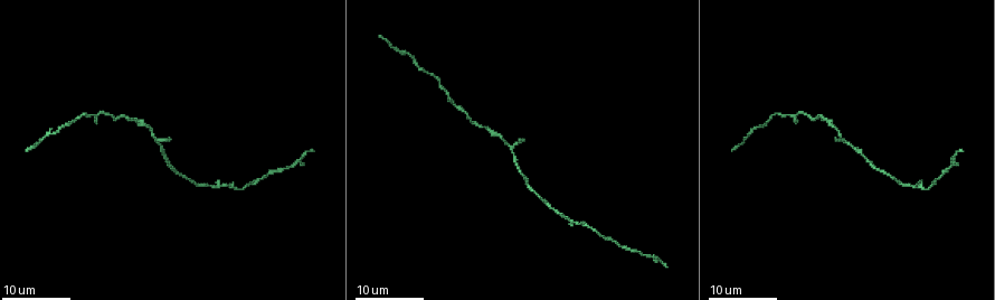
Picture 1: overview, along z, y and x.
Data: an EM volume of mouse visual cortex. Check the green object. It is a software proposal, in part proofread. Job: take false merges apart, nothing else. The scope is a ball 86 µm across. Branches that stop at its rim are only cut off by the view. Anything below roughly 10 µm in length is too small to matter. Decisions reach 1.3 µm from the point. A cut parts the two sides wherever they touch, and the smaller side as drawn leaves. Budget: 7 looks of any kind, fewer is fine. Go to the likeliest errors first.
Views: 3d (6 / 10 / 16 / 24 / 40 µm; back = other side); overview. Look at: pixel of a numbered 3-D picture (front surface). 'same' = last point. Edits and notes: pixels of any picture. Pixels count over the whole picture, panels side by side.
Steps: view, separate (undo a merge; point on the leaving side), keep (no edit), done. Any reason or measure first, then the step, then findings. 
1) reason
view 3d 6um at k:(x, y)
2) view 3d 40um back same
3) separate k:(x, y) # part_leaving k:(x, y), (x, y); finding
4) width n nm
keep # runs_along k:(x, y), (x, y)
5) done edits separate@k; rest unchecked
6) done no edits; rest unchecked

two arms in line, one across
view 3d 16um at 1:(235, 186)

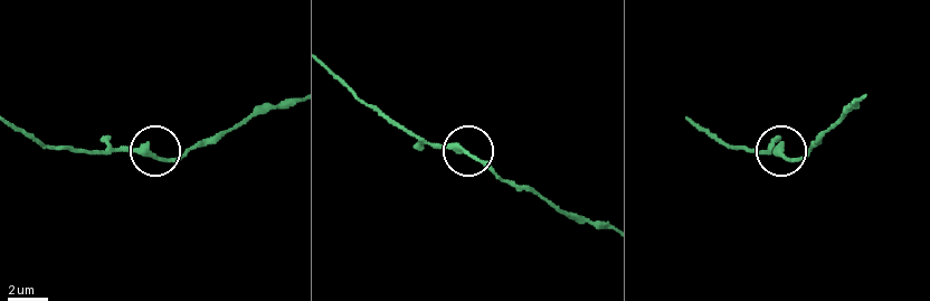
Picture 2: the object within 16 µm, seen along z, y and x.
view 3d 10um at 2:(471, 156)

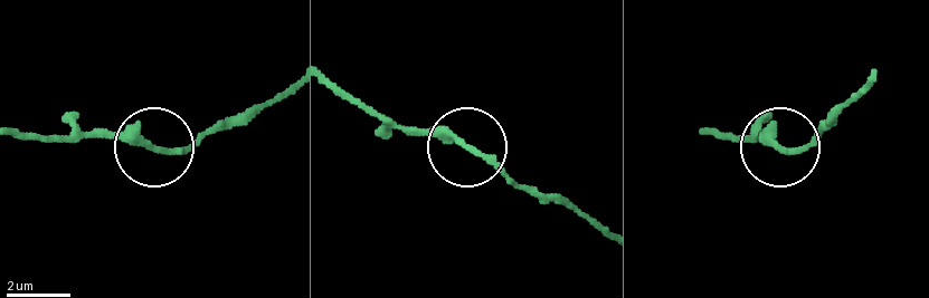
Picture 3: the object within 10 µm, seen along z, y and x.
keep # runs_along 3:(20, 132), (132, 135), (180, 151), (226, 127); one neuron here

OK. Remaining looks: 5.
side arm on a straight run
view 3d 24um at 1:(796, 113)

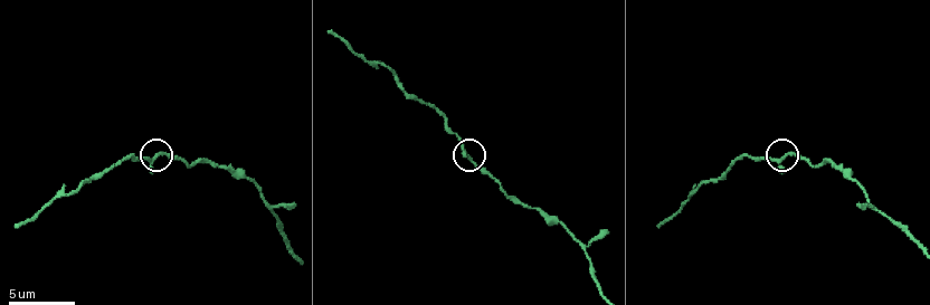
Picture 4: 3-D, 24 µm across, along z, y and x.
closer look
view 3d 10um at 4:(157, 154)

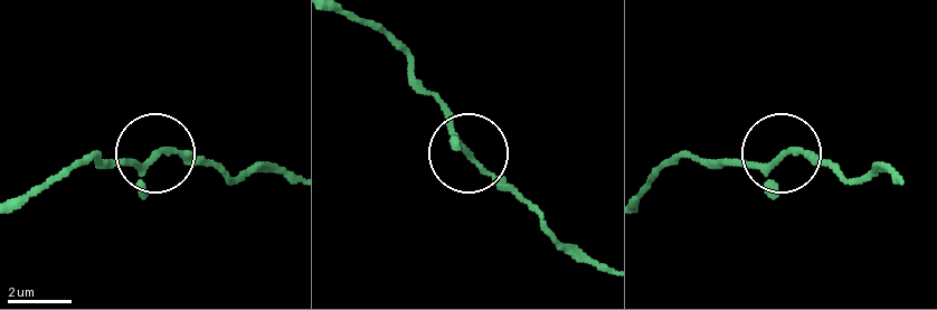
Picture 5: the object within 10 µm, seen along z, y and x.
arms 3
keep # continuous, no second neuron

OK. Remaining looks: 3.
view 3d 10um at 4:(276, 226)

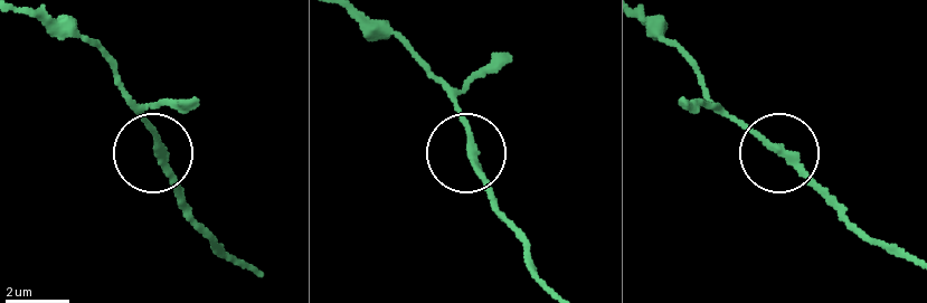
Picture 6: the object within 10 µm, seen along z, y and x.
keep # runs_along 6:(466, 155), (511, 220); one neuron here

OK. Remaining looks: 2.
done no edits; rest unchecked

